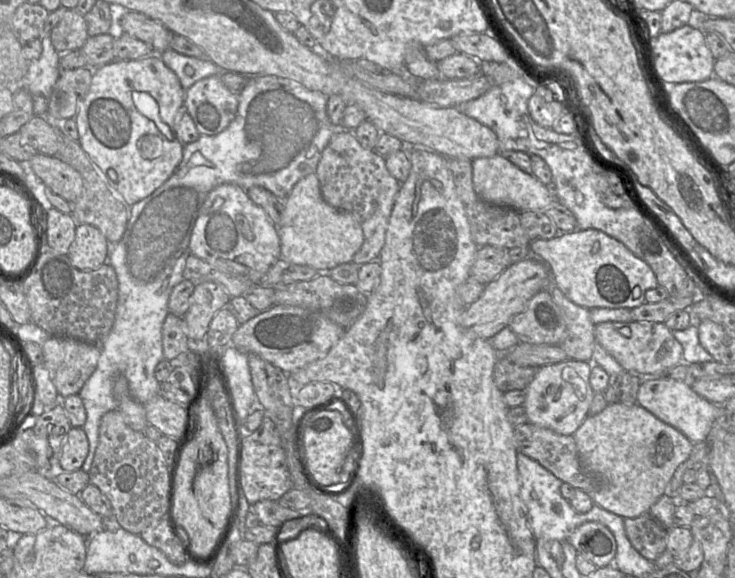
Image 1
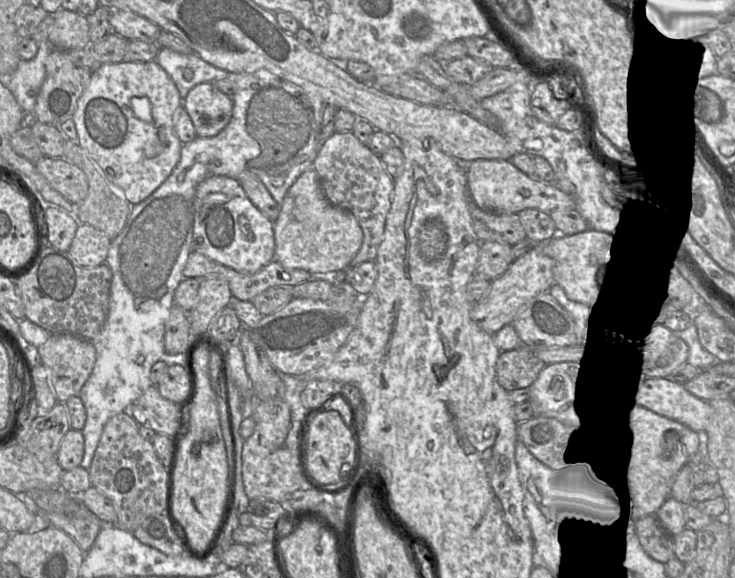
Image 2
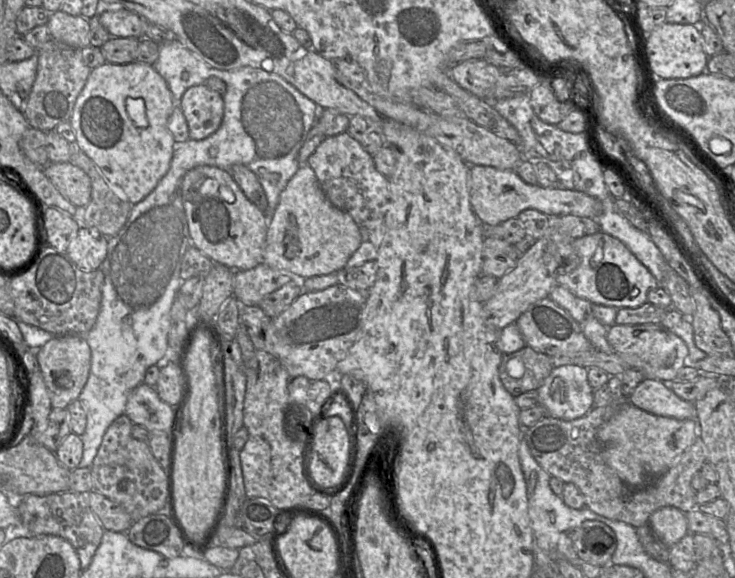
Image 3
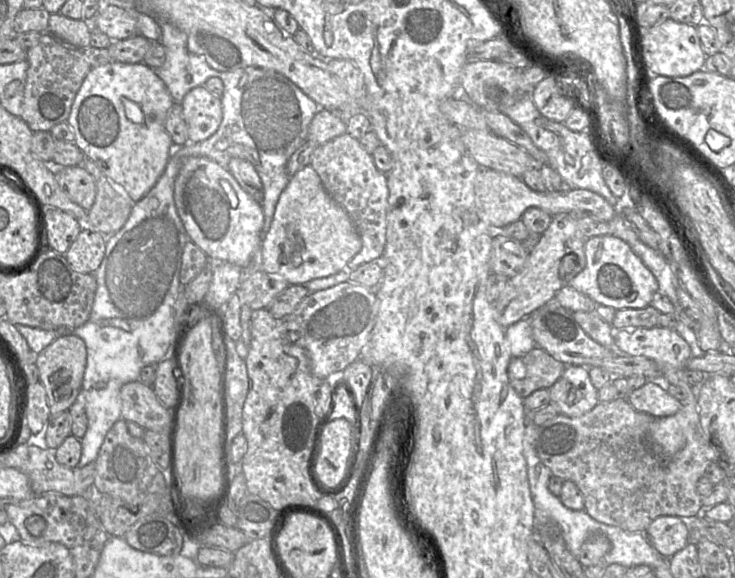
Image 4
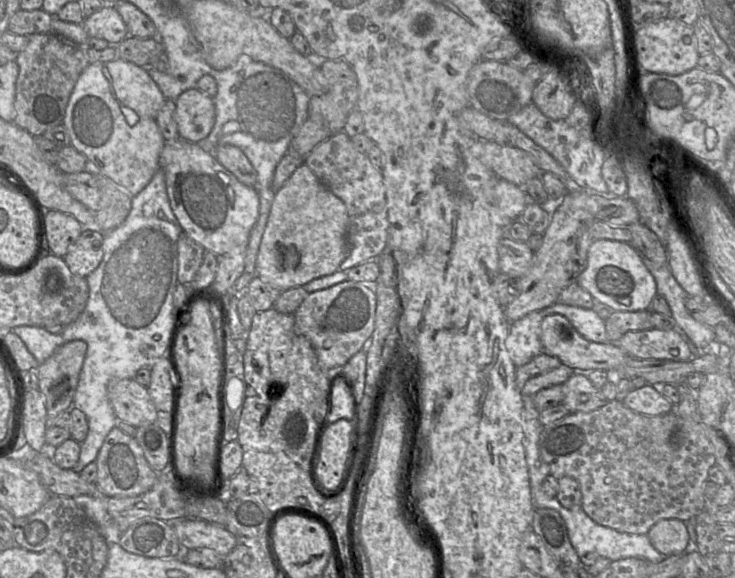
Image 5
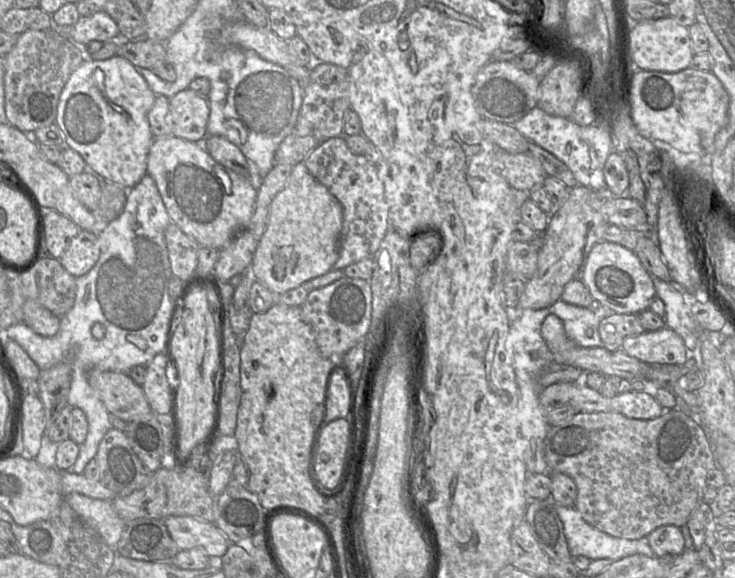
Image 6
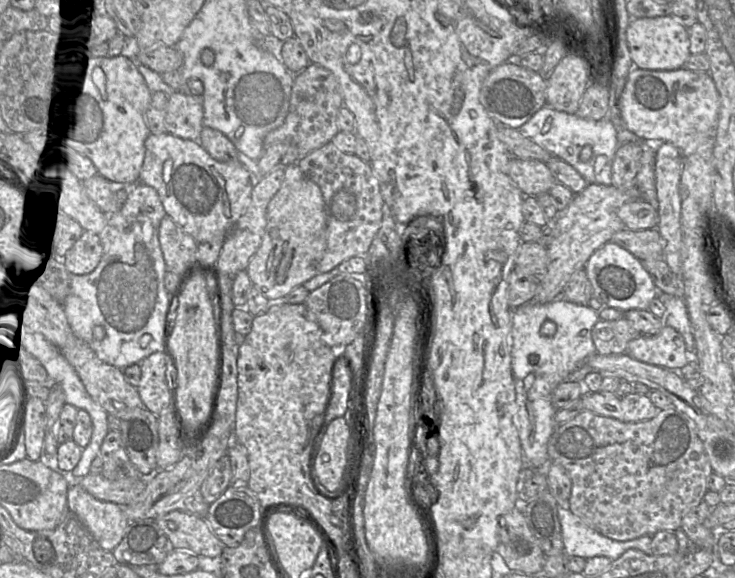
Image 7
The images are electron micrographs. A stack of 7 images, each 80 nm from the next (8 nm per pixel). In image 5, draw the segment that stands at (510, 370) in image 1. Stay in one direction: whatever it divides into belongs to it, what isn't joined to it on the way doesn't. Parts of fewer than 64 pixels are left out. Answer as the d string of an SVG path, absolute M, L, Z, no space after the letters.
M543 351L528 363L516 367L515 382L522 395L533 396L541 389L562 385L574 373L574 369Z

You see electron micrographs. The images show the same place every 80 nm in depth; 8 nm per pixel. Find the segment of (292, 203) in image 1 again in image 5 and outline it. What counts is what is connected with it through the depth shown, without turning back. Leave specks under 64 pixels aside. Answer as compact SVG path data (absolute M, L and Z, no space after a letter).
M303 162L275 193L256 258L256 276L285 291L335 273L350 252L348 226L349 217L343 201Z

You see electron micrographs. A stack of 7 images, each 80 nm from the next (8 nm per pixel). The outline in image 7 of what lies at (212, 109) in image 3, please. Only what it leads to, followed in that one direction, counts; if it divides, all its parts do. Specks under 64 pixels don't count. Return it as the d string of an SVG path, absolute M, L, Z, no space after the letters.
M174 92L168 97L166 132L182 139L199 141L203 125L203 96Z

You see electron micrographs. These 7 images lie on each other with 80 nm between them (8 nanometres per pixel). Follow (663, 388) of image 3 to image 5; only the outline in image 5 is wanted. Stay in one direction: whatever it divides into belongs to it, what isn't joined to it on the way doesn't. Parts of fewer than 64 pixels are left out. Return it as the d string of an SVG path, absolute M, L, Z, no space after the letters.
M649 383L640 389L629 391L622 402L629 409L647 416L666 414L675 406Z

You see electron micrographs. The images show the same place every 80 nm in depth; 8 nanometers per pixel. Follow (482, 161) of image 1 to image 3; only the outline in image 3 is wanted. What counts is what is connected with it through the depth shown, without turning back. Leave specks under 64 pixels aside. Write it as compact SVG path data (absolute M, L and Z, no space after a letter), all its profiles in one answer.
M469 165L468 190L475 215L489 225L498 225L510 218L516 218L526 209L538 210L549 217L574 215L597 218L603 212L601 201L584 192L530 185L514 170L499 170L491 166Z

